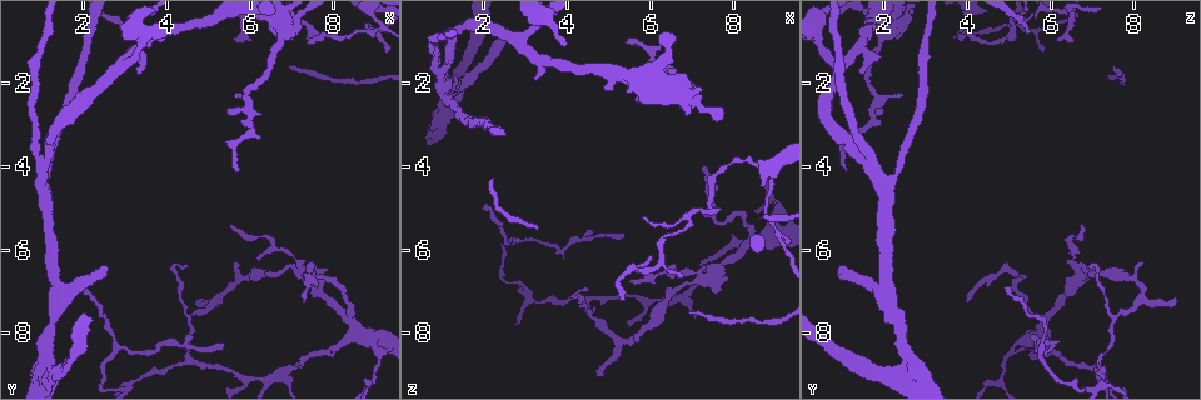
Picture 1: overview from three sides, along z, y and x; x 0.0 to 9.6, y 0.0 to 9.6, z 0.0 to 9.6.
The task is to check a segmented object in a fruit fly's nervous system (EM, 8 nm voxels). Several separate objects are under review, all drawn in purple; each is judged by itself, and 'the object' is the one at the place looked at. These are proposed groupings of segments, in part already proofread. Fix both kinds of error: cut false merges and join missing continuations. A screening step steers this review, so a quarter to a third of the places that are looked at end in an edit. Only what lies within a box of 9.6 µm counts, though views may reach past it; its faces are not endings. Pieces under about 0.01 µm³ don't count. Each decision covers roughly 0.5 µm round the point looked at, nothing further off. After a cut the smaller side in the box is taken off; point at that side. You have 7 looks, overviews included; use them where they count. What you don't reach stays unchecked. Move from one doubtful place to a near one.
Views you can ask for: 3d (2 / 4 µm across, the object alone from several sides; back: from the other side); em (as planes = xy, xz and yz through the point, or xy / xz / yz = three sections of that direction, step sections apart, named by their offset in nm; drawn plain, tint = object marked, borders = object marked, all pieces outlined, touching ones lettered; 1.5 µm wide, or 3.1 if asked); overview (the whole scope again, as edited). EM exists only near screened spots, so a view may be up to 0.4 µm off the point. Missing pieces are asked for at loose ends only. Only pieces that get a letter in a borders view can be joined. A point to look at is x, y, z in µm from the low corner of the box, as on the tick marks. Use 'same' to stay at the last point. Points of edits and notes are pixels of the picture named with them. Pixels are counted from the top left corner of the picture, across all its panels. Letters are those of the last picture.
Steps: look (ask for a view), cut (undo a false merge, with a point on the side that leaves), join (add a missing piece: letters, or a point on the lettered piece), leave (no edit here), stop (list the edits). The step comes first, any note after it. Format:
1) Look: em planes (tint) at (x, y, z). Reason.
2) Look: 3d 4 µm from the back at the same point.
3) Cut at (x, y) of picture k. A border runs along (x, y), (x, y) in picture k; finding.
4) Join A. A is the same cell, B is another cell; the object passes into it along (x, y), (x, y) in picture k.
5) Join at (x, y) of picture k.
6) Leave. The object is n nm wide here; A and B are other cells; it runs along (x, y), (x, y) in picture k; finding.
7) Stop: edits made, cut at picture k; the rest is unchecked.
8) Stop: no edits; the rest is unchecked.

Look: em planes (plain) at (6.05, 0.95, 6.15). Branch stops here.

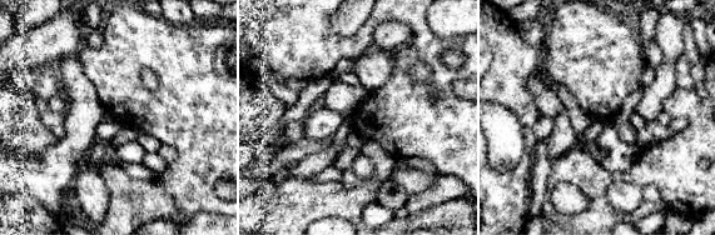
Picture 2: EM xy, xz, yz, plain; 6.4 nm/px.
Look: em planes (borders) at the same point. See the neighbours.

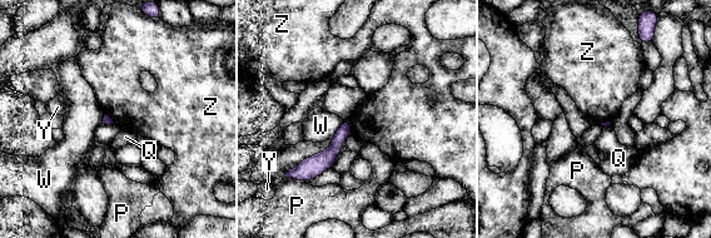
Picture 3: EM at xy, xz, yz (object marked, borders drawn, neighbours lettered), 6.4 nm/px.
Leave. P, Q, W, Y and Z are other cells; a border runs along (349, 119), (352, 133) in picture 3; no lettered piece goes on from it.

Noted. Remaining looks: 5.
Look: 3d 2 µm at (7.25, 7.30, 3.95). Long arm stops here.

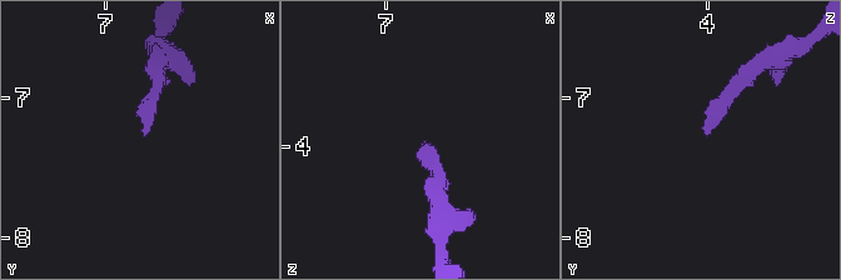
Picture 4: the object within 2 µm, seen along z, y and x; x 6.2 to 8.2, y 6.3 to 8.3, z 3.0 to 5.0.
Look: em planes (borders) at (7.28, 7.28, 4.00). Need the tissue.

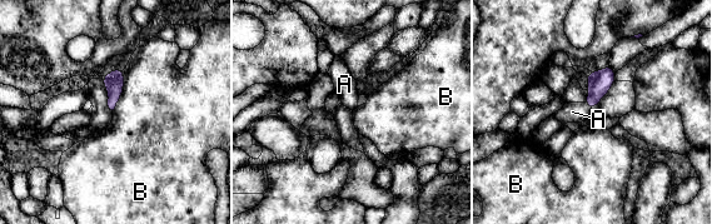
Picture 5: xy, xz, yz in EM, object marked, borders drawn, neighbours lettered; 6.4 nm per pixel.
Join A. A is the same cell, B is another cell; the object passes into it along (600, 83), (588, 106), (572, 112) in picture 5; the cell continues.

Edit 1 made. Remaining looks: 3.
Look: overview.

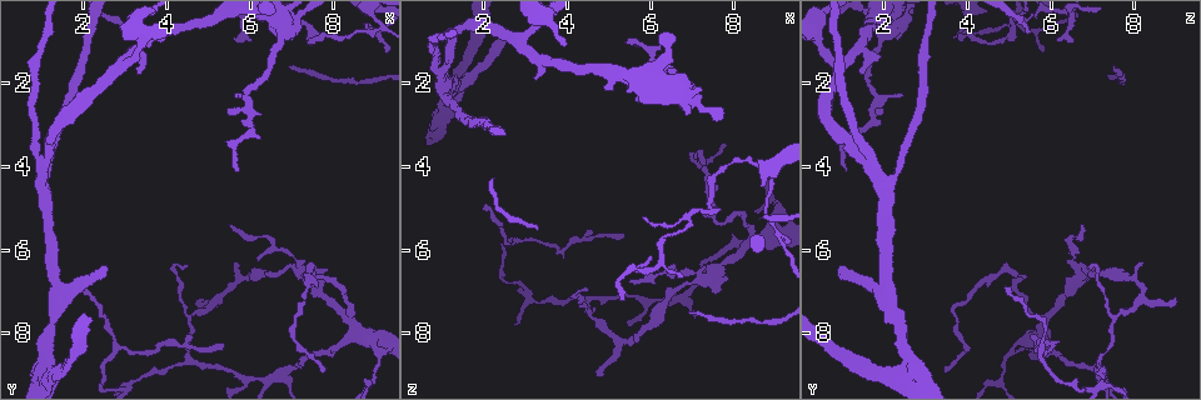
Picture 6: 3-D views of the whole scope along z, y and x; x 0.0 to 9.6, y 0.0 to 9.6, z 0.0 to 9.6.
Look: 3d 4 µm at (7.70, 8.90, 3.45). End of a long branch.

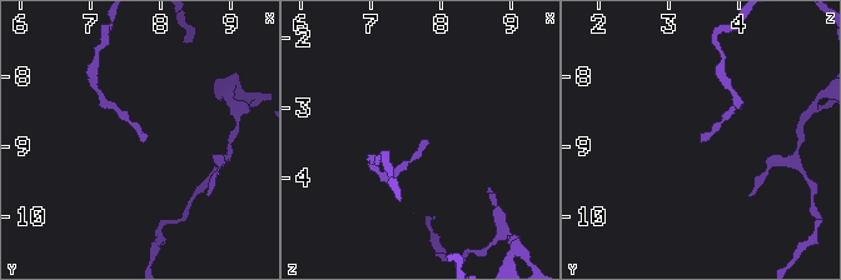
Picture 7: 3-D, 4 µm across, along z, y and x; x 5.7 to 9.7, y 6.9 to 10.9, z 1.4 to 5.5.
Look: em planes (borders) at (7.70, 8.95, 3.45). Now the EM.

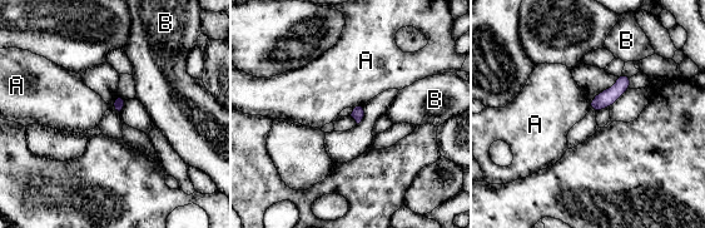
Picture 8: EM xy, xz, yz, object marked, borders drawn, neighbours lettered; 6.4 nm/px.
Leave. A and B are other cells; a border runs along (114, 99), (112, 110) in picture 8; no lettered piece goes on from it.

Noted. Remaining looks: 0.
Stop: edits made, join at picture 5; the rest is unchecked.

